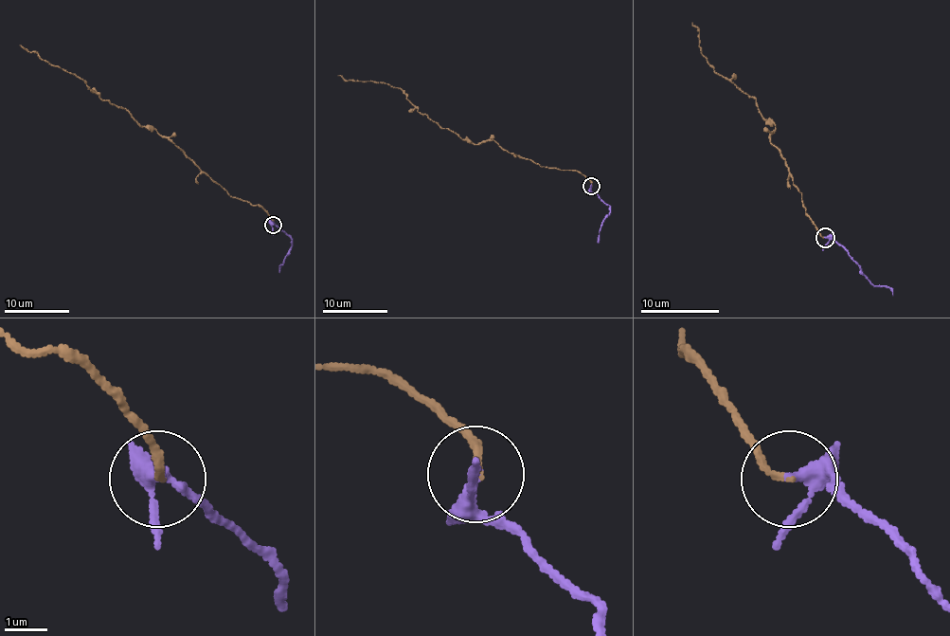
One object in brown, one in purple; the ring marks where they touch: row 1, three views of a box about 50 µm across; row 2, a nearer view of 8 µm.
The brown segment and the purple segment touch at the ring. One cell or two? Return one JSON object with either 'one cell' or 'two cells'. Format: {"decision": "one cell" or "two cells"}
{"decision": "two cells"}

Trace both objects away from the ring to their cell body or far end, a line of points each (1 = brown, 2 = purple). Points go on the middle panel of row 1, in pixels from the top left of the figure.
1: (591, 186), (579, 171), (546, 168), (493, 140), (475, 145), (461, 138), (421, 114), (399, 88), (337, 75)
2: (591, 186), (593, 192), (609, 207), (598, 243)

